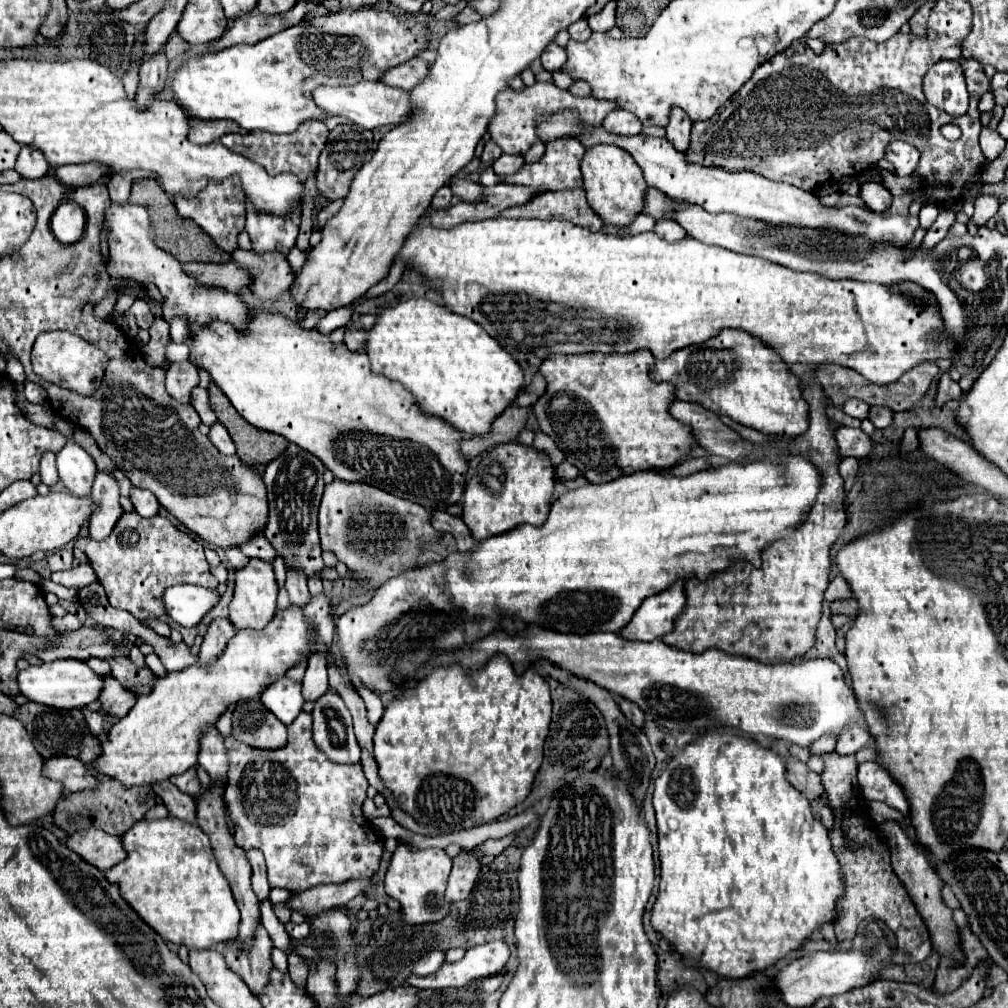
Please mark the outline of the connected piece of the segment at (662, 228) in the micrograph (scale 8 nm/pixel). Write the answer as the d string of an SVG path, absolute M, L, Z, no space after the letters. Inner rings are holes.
M657 220L655 234L669 240L669 242L675 242L675 240L681 240L687 236L687 232L675 220Z

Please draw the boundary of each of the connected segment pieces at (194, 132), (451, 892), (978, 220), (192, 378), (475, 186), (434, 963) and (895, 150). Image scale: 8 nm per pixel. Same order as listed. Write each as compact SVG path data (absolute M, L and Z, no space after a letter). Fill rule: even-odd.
M193 120L191 130L189 130L189 140L193 144L211 144L221 140L221 136L229 132L239 132L245 134L243 128L239 128L235 122L203 122L203 120Z
M461 852L457 858L453 858L453 870L445 890L445 900L449 904L465 900L477 880L479 870L481 862L475 856L471 856L471 852Z
M979 194L975 200L975 214L971 216L971 222L983 226L989 218L995 216L997 210L999 210L999 200L993 194Z
M171 362L167 370L167 392L177 402L189 402L191 390L199 384L197 368L191 362Z
M455 178L449 182L449 188L453 190L453 194L463 200L463 202L483 202L483 190L485 186L479 182L469 182L465 178Z
M433 950L433 952L425 954L425 956L415 964L413 974L415 974L415 976L429 976L431 972L437 972L439 966L445 962L443 958L445 958L445 956L443 956L443 952L439 952L439 950Z
M895 140L885 148L885 160L895 166L897 176L909 176L919 162L919 150L907 142Z

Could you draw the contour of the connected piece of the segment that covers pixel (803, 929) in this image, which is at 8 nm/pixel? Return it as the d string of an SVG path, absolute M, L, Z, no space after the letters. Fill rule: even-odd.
M713 726L711 730L705 730L701 738L689 742L685 748L673 754L667 768L661 772L661 776L655 778L653 806L657 814L657 828L659 828L661 882L659 882L659 894L651 912L651 924L681 954L699 960L705 968L717 972L723 978L743 978L747 974L753 974L755 970L765 970L767 966L773 966L779 958L793 954L795 950L801 948L807 936L811 936L817 928L821 928L823 922L835 918L835 898L843 894L843 872L839 870L839 862L833 854L827 828L823 826L819 816L813 814L809 798L791 786L791 782L787 780L785 760L773 750L741 734L733 734L725 730L725 726Z

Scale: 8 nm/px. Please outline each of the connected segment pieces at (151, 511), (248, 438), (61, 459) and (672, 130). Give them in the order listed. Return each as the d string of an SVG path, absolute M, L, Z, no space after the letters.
M133 488L133 506L135 510L143 516L143 518L151 518L151 516L157 516L159 514L159 502L157 498L149 492L149 490L139 490L139 488Z
M211 380L209 382L209 400L211 408L217 414L217 420L227 428L231 434L235 446L237 446L237 456L243 462L271 462L271 458L277 458L279 452L287 448L287 440L279 434L259 430L251 426L229 402L229 398L219 390L219 386Z
M69 440L57 452L57 472L59 480L71 494L83 496L91 492L91 482L95 478L97 468L93 458L79 444Z
M673 108L671 116L669 116L669 124L665 126L667 130L667 140L679 150L685 152L689 146L689 130L691 130L693 122L687 118L687 114L681 108Z

